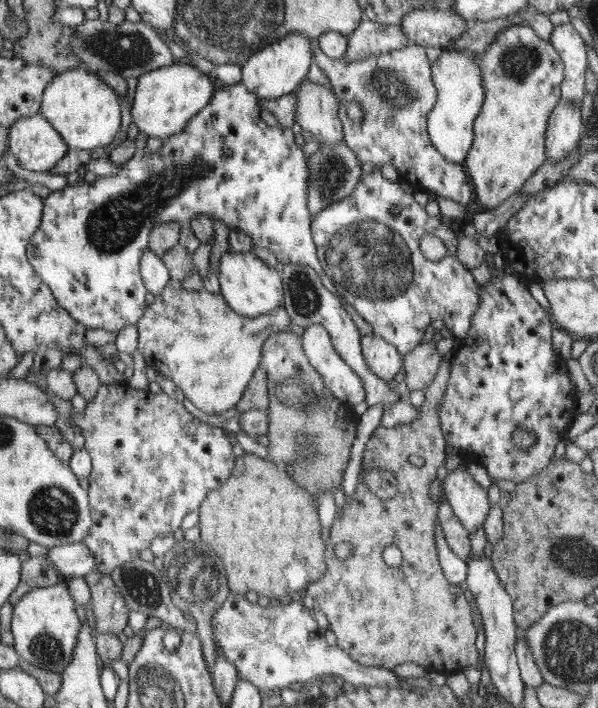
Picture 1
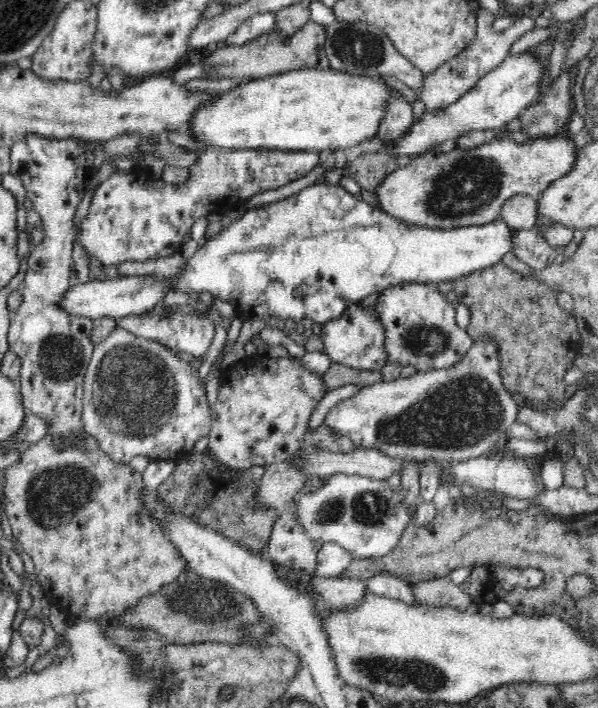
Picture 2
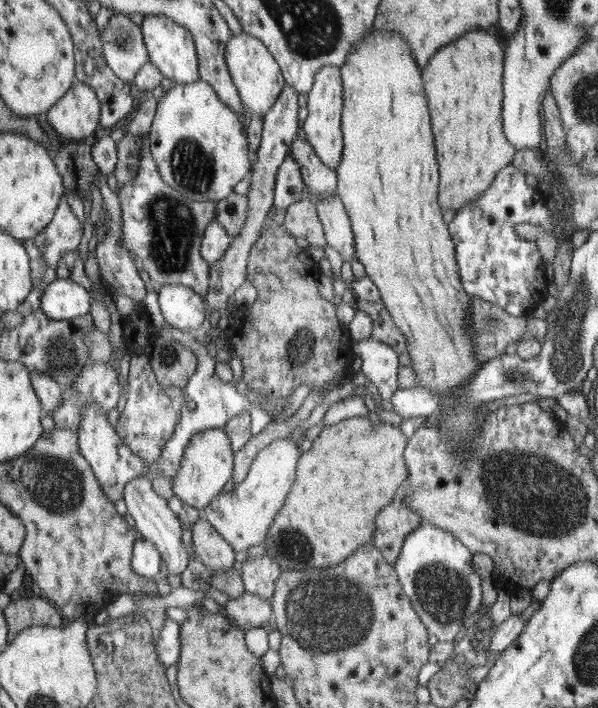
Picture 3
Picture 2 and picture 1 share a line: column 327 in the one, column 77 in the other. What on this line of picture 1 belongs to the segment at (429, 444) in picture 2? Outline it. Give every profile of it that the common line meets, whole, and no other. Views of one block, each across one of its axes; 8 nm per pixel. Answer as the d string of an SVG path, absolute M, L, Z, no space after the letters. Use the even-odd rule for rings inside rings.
M136 374L136 376L130 376L129 379L124 380L121 384L101 385L101 387L98 388L98 395L96 395L92 403L88 403L88 407L85 408L82 414L74 413L72 410L70 412L72 423L81 428L82 435L85 438L85 450L91 457L91 473L87 476L87 479L89 480L88 494L91 495L93 523L92 529L88 531L88 536L84 537L82 542L84 546L92 552L92 556L94 556L96 571L106 575L110 575L112 570L116 570L116 568L122 566L124 562L132 562L132 560L138 558L140 551L150 546L152 538L156 538L156 536L172 536L172 532L174 532L176 528L180 528L184 516L186 516L188 512L199 510L208 492L220 488L220 486L228 480L228 476L230 476L232 470L234 470L235 463L238 460L233 454L233 446L230 443L224 424L219 422L210 423L208 419L204 419L199 412L195 411L187 401L179 402L176 398L172 398L172 394L167 394L163 390L160 393L156 393L156 390L150 390L145 386L146 382L143 381L142 378L144 378L142 374L140 374L140 376Z

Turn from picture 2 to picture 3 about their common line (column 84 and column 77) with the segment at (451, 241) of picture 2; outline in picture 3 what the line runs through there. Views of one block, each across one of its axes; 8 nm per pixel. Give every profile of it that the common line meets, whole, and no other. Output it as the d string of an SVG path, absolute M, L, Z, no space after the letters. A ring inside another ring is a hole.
M70 277L56 278L41 296L40 310L52 321L88 316L90 294Z

